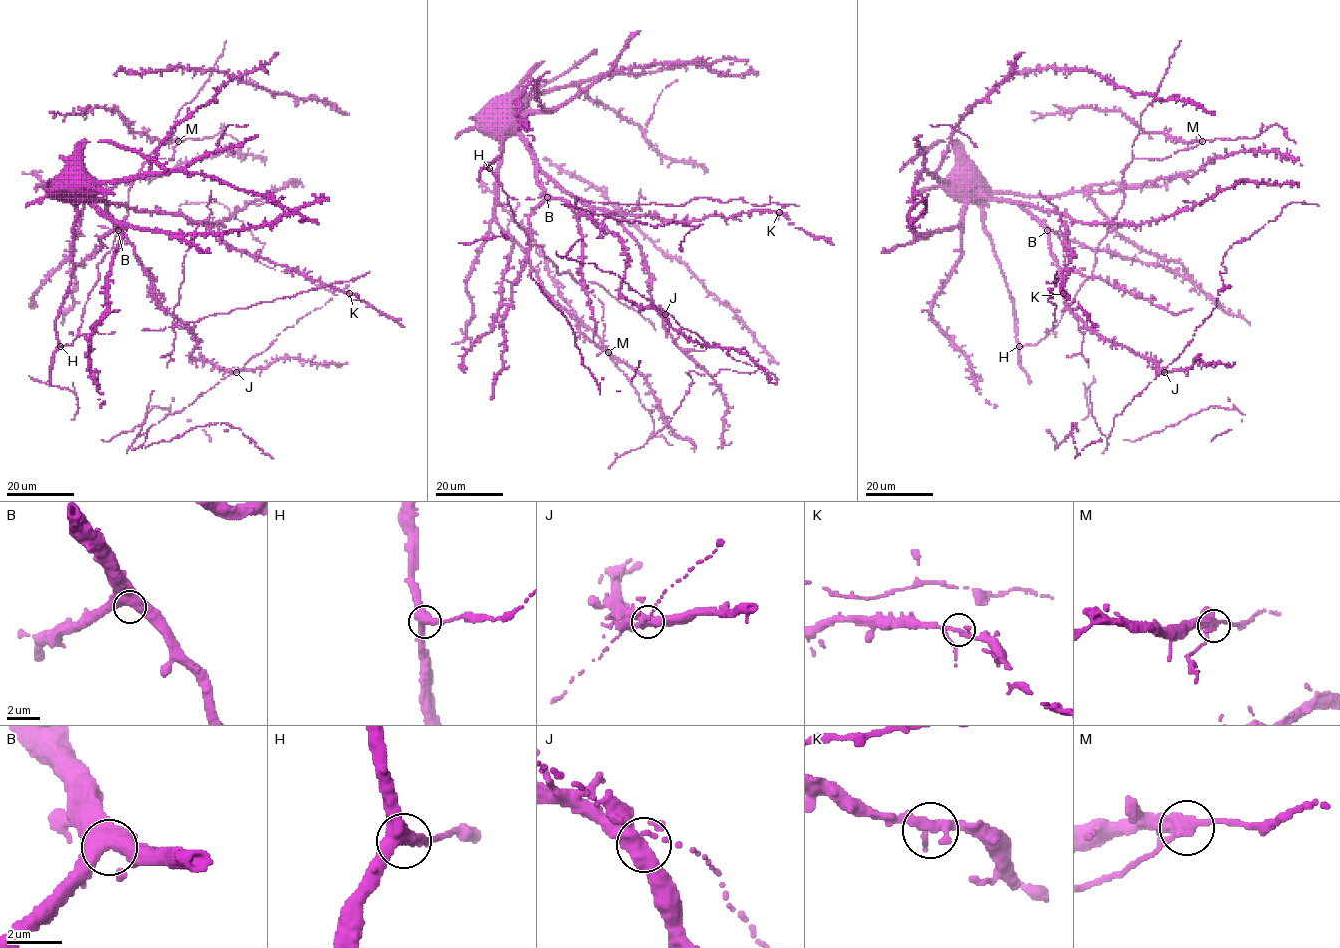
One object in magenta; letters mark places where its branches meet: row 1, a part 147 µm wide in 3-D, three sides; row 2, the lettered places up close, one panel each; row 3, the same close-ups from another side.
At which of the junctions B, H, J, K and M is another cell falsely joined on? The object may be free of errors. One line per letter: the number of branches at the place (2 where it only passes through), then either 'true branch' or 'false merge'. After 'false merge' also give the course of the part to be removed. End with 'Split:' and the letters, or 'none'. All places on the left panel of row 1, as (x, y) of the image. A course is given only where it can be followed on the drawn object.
B: branches 3; true branch
H: branches 3; true branch
J: branches 3; true branch
K: branches 3; true branch
M: branches 3; false merge; course (178, 141), (155, 140), (145, 133), (132, 132), (119, 111), (94, 107), (81, 113), (52, 113)
Split: M

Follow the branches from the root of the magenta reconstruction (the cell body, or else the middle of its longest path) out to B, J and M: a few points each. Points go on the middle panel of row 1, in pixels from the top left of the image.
B: (518, 97), (514, 108), (518, 135), (529, 147), (535, 182), (547, 197)
J: (518, 97), (518, 135), (529, 147), (535, 180), (619, 238), (627, 256), (620, 293), (665, 314)
M: (518, 97), (503, 150), (485, 165), (527, 244), (541, 246), (558, 273), (603, 304), (608, 352)

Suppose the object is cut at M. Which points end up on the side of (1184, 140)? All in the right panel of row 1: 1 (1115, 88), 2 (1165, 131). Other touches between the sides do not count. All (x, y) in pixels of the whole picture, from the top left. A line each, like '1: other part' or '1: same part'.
1: other part
2: same part

